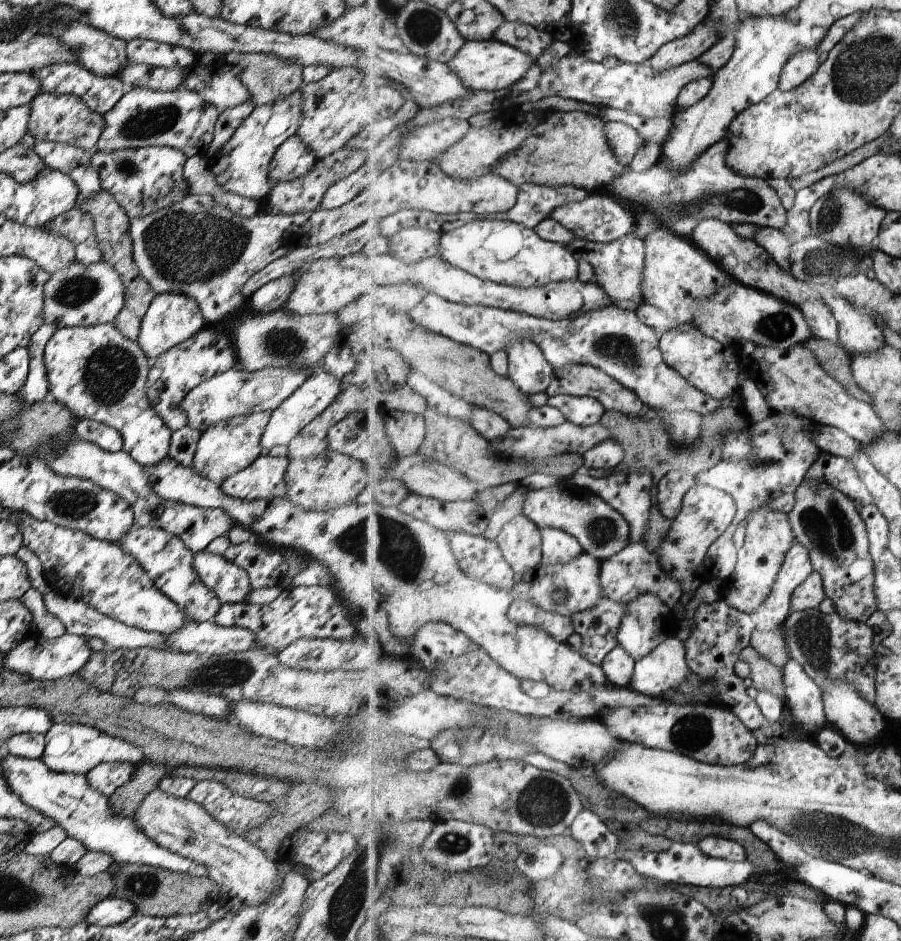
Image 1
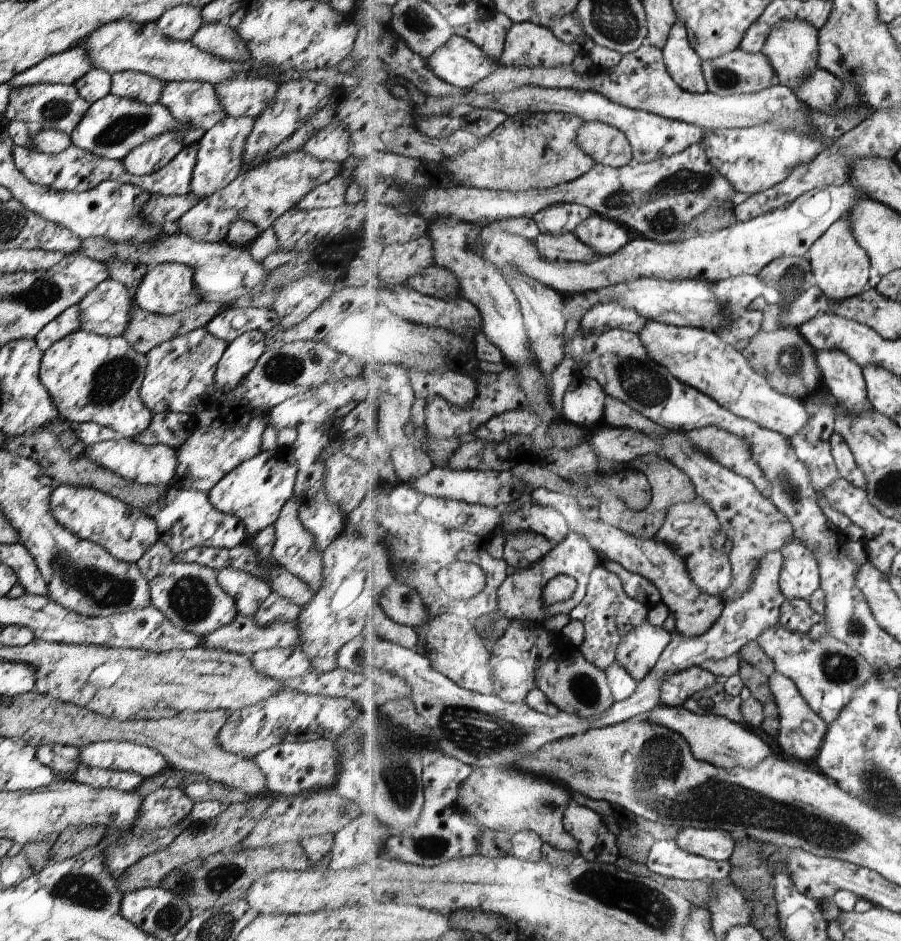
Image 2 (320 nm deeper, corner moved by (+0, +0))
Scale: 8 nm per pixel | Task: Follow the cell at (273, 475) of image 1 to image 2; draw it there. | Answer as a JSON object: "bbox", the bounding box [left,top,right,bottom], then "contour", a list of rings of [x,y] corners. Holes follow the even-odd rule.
{"bbox":[206,448,297,536],"contour":[[[275,448],[259,451],[253,458],[244,460],[225,474],[223,478],[220,478],[219,482],[216,482],[215,486],[206,492],[207,500],[218,511],[236,516],[244,524],[245,532],[251,536],[262,528],[273,524],[283,504],[292,498],[297,463],[291,449]]]}

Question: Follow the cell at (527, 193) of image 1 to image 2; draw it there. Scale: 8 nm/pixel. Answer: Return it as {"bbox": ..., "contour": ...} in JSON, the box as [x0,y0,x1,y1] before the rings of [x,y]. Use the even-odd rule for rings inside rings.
{"bbox":[534,203,593,235],"contour":[[[567,203],[545,207],[534,219],[542,233],[562,235],[574,233],[593,214],[586,206]]]}

